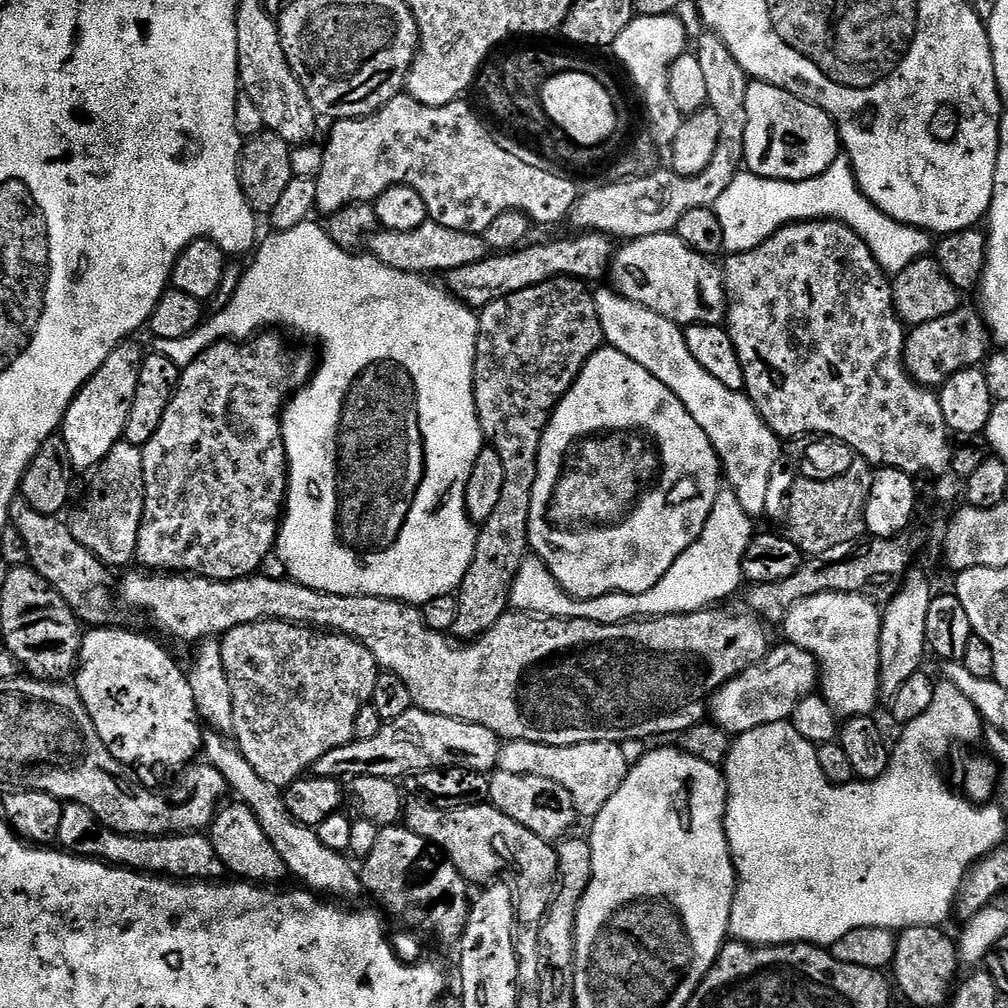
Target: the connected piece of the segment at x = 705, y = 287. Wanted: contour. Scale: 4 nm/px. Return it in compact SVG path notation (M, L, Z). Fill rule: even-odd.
M671 232L630 240L623 247L615 253L610 269L611 283L621 296L681 326L725 323L730 307L728 291L724 289L724 274L715 259L690 250L682 238Z

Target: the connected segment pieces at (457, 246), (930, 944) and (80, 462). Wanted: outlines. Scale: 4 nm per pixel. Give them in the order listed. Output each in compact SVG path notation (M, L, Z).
M431 222L418 226L418 230L376 230L367 237L366 248L378 262L394 270L413 274L446 274L458 270L458 266L470 266L489 255L490 249L483 235L475 232L450 230L441 224Z
M936 926L905 928L898 936L894 961L897 980L895 983L898 988L900 983L901 990L916 1004L940 1004L944 999L947 1001L957 983L956 971L962 968L958 959L957 941L953 937L951 940L946 933L940 931L944 930Z
M132 338L123 340L112 351L110 358L106 358L106 362L102 362L98 371L84 383L66 410L58 432L66 442L66 454L70 454L73 473L91 473L99 468L106 454L110 454L110 450L114 450L114 446L124 440L126 422L134 406L138 374L146 355L145 349L140 349L134 341Z

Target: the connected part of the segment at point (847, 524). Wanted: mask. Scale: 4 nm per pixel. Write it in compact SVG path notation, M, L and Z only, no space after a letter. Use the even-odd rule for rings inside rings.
M858 462L854 466L850 466L850 470L846 470L846 474L842 474L838 478L829 480L804 478L808 480L798 481L788 496L788 529L786 529L788 540L794 542L794 546L798 546L798 550L808 558L826 556L835 553L838 546L859 541L865 535L864 511L873 475L873 469L867 463Z

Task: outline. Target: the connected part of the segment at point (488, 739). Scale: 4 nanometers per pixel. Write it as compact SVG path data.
M413 706L409 712L402 714L402 718L385 722L374 738L354 738L350 743L322 754L314 772L318 776L373 776L394 781L431 768L472 768L475 772L488 774L499 765L501 747L501 737L486 726Z

